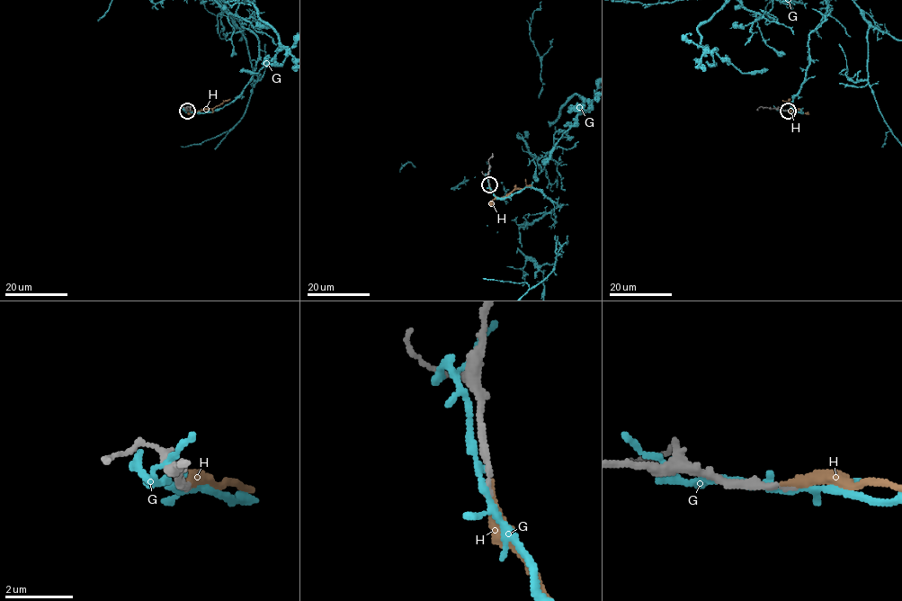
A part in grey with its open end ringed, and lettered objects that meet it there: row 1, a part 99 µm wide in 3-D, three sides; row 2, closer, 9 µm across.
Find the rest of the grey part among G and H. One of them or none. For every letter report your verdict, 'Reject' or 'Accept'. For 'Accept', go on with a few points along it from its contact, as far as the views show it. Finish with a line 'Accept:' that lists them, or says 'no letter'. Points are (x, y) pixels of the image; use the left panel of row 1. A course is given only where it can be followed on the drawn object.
G: Reject
H: Accept. Its course: (187, 110), (212, 108), (221, 103), (223, 100)
Accept: H

